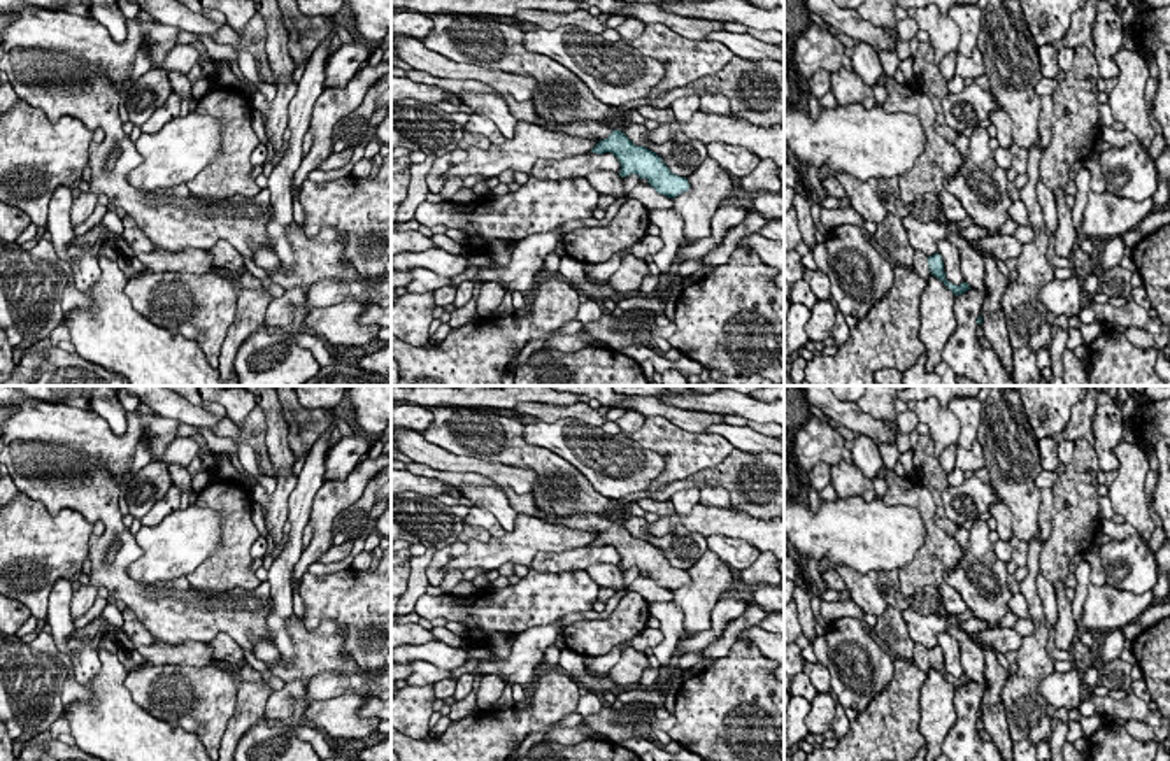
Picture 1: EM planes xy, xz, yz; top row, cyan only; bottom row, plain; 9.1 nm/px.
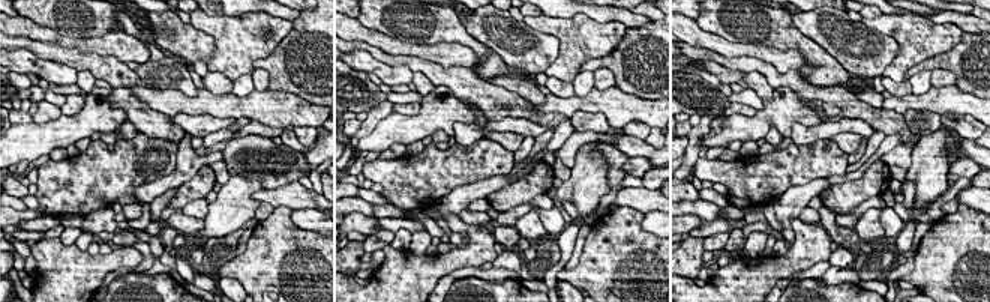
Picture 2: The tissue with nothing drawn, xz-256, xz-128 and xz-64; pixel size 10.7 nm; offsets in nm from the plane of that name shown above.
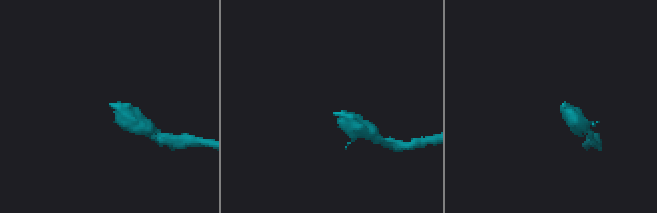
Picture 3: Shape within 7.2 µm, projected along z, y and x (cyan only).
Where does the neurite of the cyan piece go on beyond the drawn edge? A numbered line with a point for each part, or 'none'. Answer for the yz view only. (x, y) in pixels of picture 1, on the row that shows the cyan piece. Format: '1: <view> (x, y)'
1: yz (920, 265)

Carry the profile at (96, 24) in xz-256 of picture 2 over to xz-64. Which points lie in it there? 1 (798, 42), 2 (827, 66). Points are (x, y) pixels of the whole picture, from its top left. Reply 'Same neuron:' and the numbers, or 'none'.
Same neuron: 1, 2

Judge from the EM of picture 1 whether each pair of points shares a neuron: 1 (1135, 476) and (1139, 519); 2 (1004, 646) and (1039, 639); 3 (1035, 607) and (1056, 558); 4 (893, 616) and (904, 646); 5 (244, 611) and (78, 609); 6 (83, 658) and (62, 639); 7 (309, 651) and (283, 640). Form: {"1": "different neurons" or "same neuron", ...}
{"1": "same neuron", "2": "different neurons", "3": "different neurons", "4": "same neuron", "5": "same neuron", "6": "same neuron", "7": "different neurons"}

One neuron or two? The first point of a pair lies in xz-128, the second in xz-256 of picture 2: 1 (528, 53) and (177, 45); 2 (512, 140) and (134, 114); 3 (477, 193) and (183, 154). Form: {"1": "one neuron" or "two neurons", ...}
{"1": "one neuron", "2": "one neuron", "3": "one neuron"}

